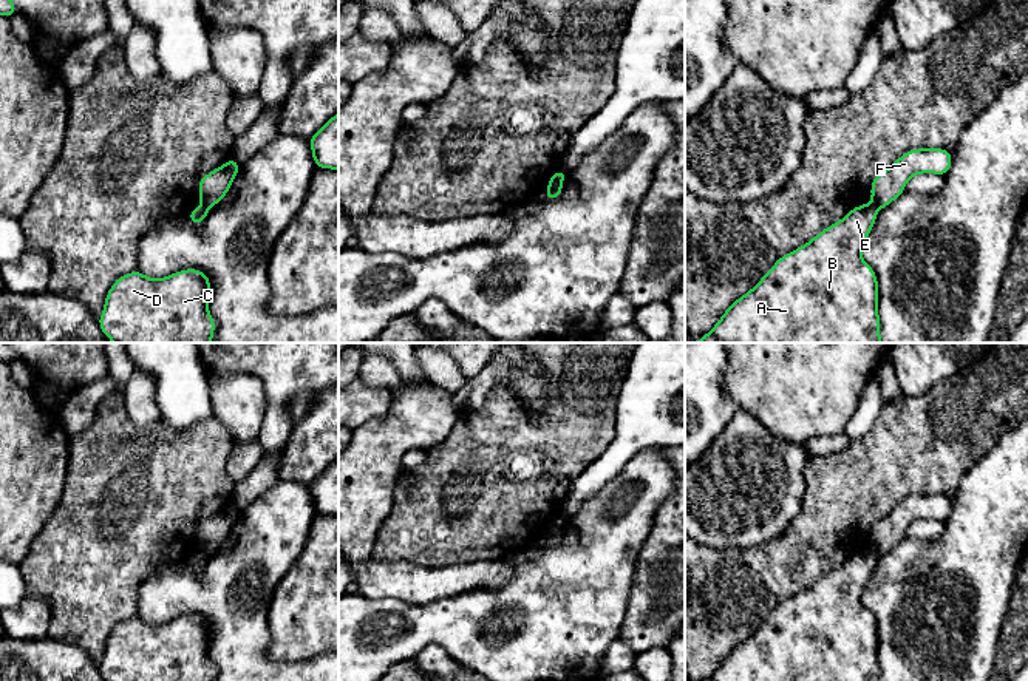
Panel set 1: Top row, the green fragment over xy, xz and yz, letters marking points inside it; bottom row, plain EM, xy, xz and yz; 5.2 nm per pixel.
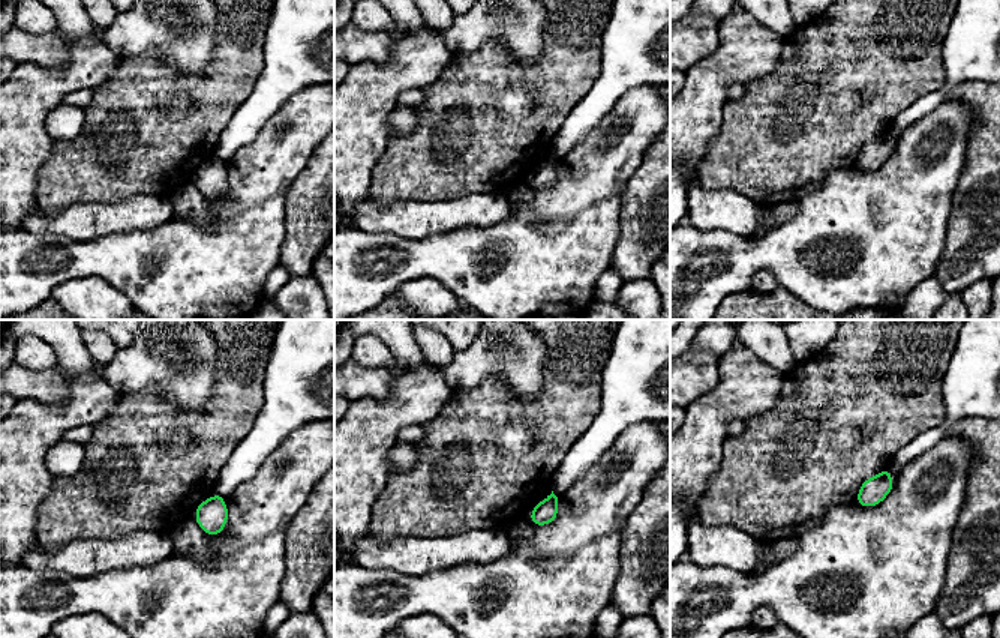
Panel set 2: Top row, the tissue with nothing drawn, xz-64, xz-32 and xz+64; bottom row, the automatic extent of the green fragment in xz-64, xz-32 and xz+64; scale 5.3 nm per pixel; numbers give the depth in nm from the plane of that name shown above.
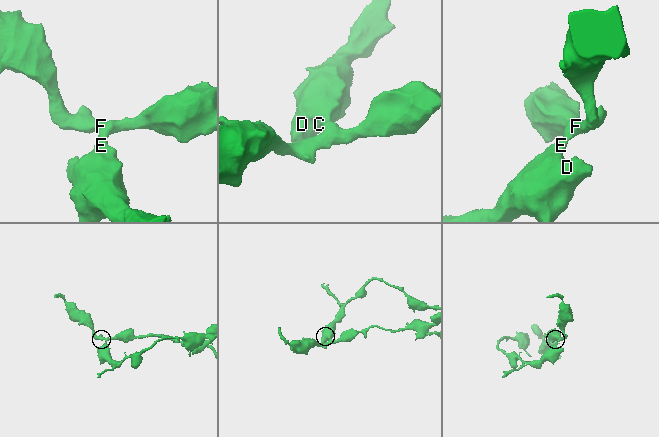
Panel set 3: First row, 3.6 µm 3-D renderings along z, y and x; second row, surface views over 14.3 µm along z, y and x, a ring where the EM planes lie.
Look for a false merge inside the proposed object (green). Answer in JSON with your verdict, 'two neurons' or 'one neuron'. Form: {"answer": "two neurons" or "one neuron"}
{"answer": "two neurons"}

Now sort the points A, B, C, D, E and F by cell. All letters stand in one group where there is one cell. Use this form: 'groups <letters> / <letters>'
groups A B C D E / F

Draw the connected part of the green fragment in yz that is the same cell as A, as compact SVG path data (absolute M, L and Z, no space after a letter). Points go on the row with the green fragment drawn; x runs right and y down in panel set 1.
M873 202L853 207L841 221L781 256L696 343L883 343L878 280L861 258L877 213Z

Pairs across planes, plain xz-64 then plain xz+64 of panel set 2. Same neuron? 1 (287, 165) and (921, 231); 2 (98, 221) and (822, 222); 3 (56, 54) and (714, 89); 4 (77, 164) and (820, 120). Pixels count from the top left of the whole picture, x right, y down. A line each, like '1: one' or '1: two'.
1: one
2: two
3: two
4: one

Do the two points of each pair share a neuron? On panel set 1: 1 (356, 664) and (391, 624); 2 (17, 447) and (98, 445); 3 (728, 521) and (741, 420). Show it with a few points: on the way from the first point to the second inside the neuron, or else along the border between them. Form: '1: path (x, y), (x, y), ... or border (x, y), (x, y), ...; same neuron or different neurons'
1: path (360, 655), (382, 633); same neuron
2: border (68, 437), (68, 468), (64, 481); different neurons
3: path (735, 496), (741, 490), (741, 445); same neuron

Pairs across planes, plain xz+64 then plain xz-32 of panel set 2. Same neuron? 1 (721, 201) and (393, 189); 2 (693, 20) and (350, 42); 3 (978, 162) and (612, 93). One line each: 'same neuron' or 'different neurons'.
1: different neurons
2: same neuron
3: different neurons

